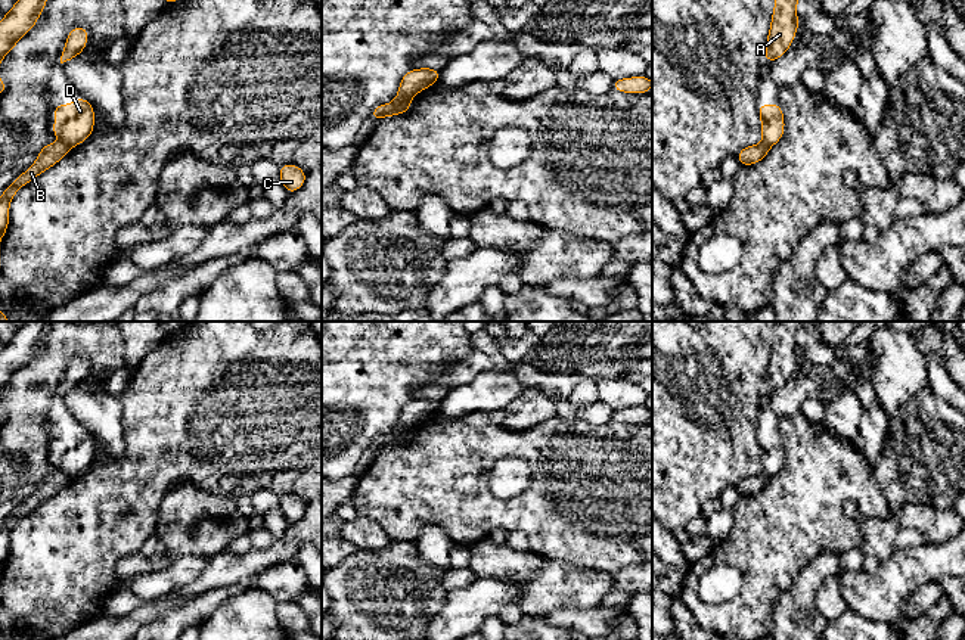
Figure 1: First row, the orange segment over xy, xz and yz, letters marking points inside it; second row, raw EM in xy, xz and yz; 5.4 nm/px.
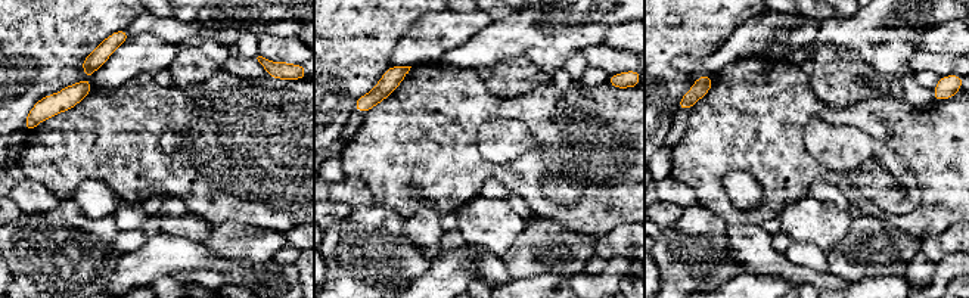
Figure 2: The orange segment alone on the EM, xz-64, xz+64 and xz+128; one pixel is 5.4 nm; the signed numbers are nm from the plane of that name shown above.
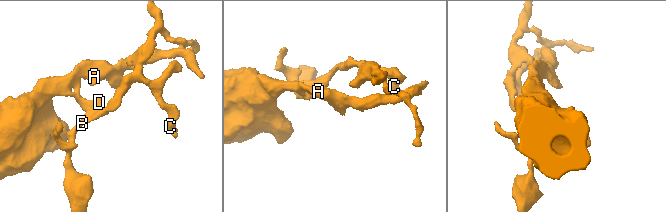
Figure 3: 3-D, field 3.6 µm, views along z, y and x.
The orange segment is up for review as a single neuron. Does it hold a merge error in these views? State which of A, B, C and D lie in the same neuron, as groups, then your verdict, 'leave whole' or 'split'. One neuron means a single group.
groups A D / B C; split

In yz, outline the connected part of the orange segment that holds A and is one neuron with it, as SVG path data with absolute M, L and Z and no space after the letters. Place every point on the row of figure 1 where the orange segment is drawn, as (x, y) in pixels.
M775 0L764 62L779 59L791 47L800 24L795 10L798 1L801 0Z

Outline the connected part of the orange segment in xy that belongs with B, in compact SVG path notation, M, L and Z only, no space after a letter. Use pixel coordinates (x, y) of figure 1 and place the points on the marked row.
M62 142L47 143L40 150L35 162L4 189L0 198L0 242L9 226L9 205L16 192L37 175L58 164L69 152L69 149L71 147Z

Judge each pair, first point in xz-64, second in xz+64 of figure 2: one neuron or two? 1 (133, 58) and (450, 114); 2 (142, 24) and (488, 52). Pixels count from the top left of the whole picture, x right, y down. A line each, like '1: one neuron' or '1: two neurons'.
1: two neurons
2: two neurons

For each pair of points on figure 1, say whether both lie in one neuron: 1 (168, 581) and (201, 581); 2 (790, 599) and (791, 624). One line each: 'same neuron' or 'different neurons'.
1: different neurons
2: same neuron

